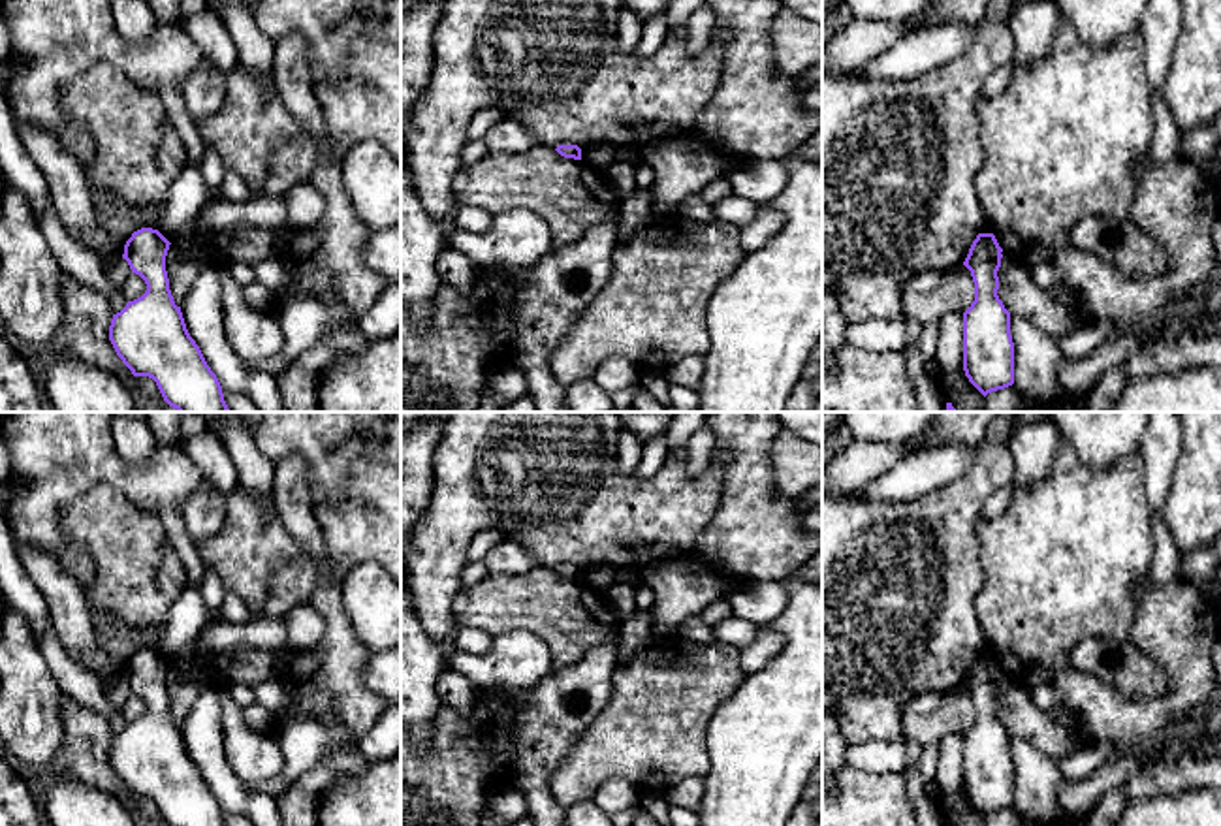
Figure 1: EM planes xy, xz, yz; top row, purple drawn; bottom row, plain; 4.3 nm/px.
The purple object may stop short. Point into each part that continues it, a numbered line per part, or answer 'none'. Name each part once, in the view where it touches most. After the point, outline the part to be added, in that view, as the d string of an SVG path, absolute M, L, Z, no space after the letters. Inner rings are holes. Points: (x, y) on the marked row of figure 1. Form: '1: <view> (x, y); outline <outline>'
none

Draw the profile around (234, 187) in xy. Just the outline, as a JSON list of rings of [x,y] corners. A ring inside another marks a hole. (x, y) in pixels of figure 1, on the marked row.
[[[226,169],[224,181],[220,186],[220,198],[226,201],[239,203],[248,199],[250,196],[252,196],[252,190],[246,184],[246,181],[237,171]]]

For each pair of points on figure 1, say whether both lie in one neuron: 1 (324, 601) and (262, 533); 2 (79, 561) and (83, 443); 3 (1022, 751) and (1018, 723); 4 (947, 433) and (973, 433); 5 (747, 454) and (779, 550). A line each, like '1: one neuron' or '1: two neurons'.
1: two neurons
2: one neuron
3: two neurons
4: one neuron
5: one neuron

